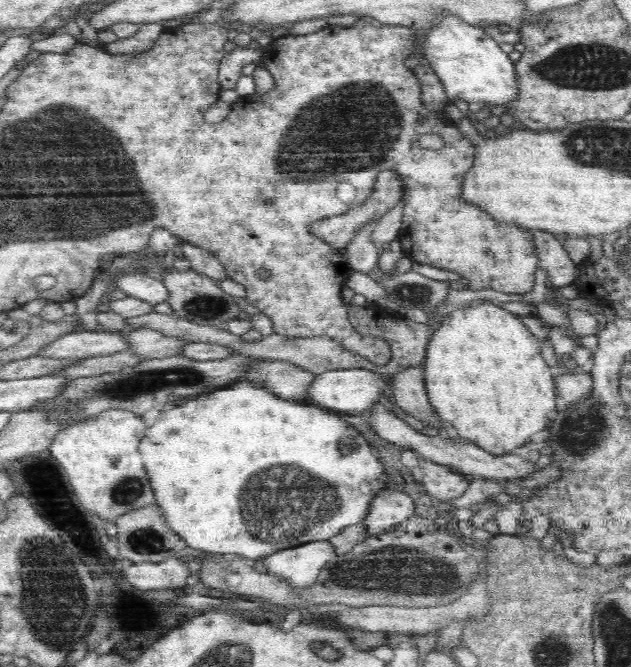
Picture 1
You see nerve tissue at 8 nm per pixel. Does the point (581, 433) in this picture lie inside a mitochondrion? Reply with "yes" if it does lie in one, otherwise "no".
yes

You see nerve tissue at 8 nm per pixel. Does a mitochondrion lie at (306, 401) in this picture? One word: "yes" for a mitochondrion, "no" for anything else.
no

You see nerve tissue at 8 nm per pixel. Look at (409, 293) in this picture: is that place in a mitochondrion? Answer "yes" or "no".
yes

